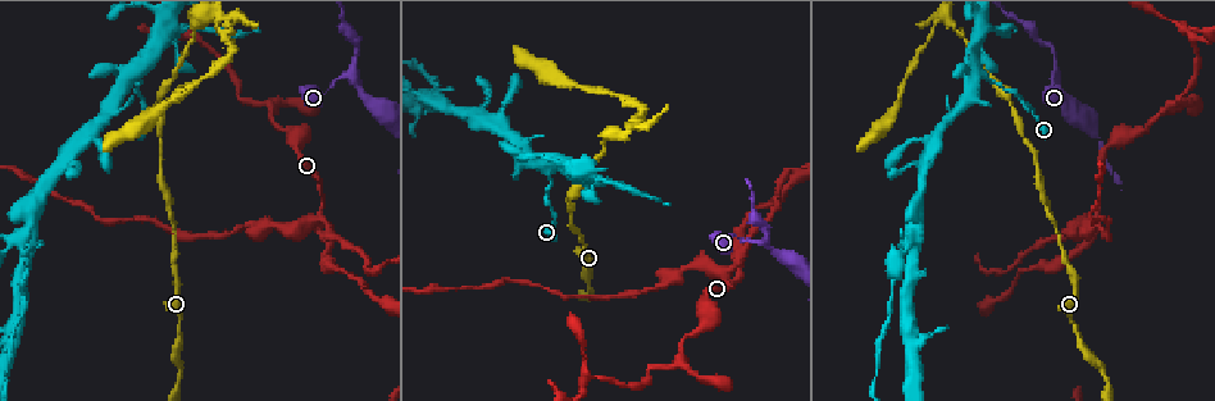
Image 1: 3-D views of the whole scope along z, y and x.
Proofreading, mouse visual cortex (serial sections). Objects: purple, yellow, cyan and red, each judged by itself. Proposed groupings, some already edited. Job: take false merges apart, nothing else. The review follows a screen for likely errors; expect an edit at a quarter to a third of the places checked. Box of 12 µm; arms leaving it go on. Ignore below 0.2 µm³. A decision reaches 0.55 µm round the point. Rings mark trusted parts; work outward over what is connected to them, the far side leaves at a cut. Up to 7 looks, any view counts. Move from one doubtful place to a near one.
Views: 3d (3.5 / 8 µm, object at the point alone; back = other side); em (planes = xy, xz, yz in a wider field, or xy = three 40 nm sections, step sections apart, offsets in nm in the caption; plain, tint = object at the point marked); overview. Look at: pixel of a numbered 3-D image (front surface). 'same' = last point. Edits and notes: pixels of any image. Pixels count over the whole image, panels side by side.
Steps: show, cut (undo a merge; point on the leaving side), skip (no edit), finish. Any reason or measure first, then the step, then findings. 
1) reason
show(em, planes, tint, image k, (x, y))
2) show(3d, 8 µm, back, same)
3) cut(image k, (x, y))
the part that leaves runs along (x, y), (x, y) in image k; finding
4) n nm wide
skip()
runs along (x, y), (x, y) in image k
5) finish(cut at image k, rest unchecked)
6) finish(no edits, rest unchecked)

thin arm on a thick one
show(3d, 8 µm, image 1, (19, 240))

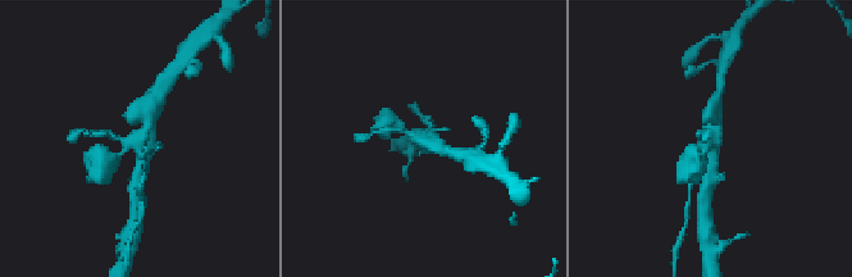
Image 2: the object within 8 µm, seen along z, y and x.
shape alone is not enough
show(em, xy, step 1, tint, image 2, (140, 140))

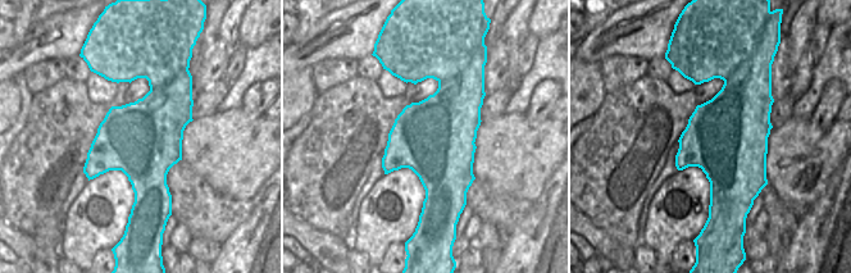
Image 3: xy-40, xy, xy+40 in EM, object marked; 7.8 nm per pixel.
cut(image 2, (428, 122))
a second cell is stuck on

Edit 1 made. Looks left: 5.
sharp bend
show(3d, 8 µm, image 1, (349, 76))

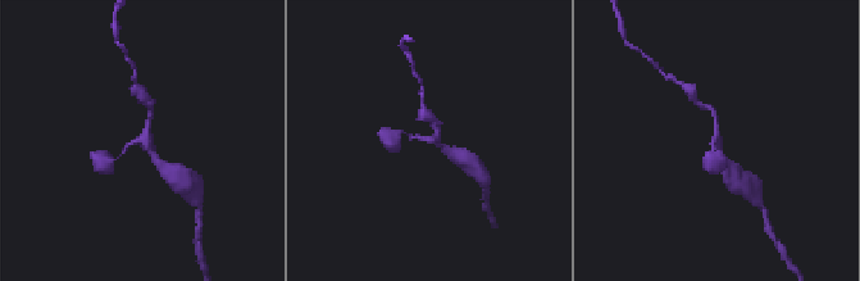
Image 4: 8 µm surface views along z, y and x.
closer look
show(3d, 3.5 µm, image 4, (423, 138))

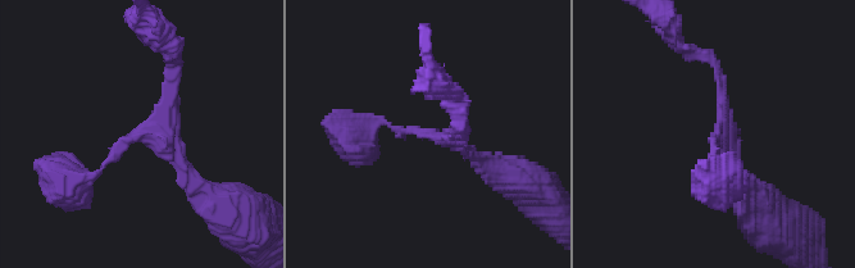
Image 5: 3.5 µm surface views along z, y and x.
show(em, xy, step 5, tint, image 5, (147, 130))

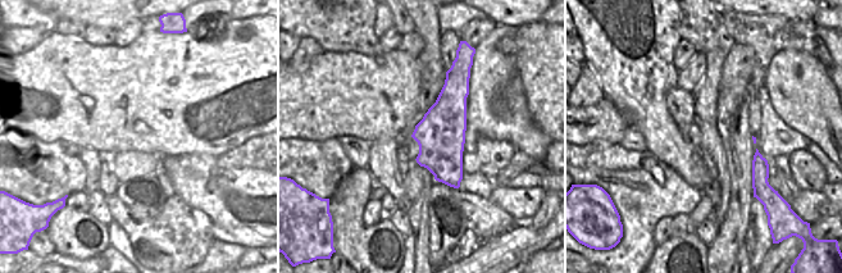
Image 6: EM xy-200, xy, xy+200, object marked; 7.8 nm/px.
skip()
runs along (374, 123), (453, 140), (489, 166) in image 5; one cell here

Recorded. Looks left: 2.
calibre changes
show(3d, 8 µm, image 1, (634, 128))

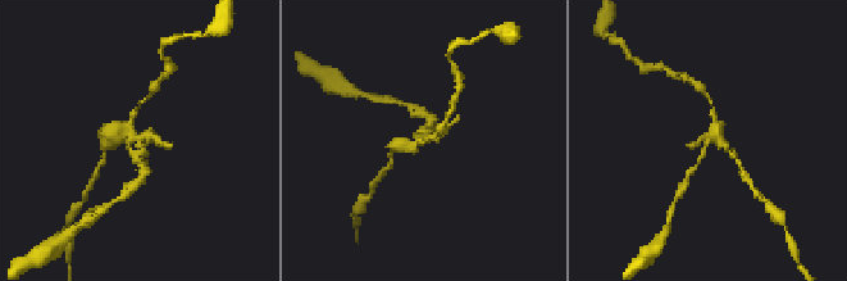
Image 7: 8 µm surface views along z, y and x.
need the tissue
show(em, xy, step 1, tint, image 7, (135, 140))

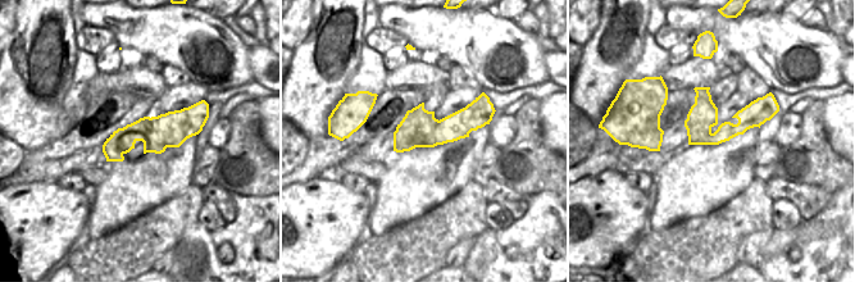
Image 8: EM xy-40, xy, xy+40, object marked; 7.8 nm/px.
cut(image 7, (139, 157))
the part that leaves runs along (128, 132), (140, 144), (144, 175) in image 7; two cells meet here

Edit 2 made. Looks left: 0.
finish(cut at image 2, cut at image 7, rest unchecked)

